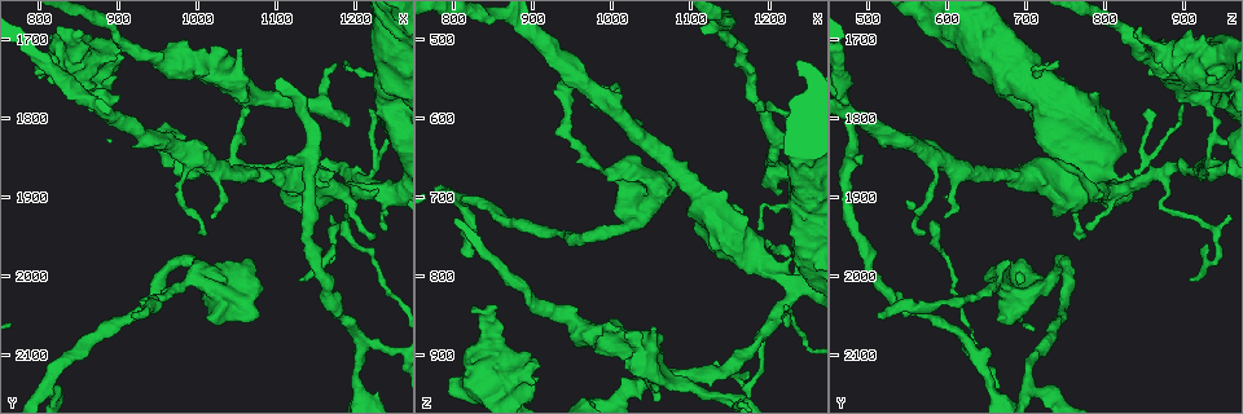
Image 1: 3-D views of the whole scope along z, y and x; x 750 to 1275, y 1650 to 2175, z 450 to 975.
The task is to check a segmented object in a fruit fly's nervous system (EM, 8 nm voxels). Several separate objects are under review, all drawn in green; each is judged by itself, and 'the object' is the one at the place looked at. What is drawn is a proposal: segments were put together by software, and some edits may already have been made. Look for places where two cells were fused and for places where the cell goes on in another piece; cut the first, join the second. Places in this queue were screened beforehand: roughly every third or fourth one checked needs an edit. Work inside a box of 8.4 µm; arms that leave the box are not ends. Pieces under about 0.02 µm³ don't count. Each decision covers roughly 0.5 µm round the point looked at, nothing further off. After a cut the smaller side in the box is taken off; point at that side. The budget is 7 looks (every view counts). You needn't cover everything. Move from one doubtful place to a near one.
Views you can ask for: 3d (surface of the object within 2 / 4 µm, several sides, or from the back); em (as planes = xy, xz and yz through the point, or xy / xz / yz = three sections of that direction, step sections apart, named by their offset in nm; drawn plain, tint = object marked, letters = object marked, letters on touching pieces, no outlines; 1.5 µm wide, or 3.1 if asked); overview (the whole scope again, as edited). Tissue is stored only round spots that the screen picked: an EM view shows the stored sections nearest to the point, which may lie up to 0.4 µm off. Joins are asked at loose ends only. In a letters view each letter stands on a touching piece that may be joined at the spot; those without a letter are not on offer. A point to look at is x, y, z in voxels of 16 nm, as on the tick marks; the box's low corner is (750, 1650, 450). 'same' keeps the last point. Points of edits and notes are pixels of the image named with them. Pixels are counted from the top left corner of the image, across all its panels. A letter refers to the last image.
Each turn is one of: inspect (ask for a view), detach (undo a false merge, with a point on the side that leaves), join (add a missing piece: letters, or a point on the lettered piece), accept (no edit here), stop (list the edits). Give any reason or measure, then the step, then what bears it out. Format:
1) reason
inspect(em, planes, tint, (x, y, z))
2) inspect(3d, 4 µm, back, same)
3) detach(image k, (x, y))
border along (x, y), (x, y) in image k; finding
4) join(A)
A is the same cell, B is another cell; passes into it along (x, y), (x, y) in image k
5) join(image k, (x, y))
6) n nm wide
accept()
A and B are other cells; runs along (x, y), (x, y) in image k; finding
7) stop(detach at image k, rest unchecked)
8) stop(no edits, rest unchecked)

thick turns thin
inspect(3d, 4 µm, (1060, 1780, 930))

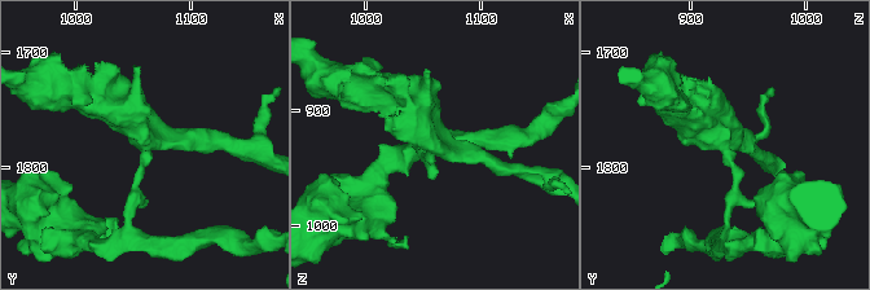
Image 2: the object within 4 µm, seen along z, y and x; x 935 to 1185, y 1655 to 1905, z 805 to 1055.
3 arms
inspect(em, yz, step 8, tint, (1060, 1776, 930))

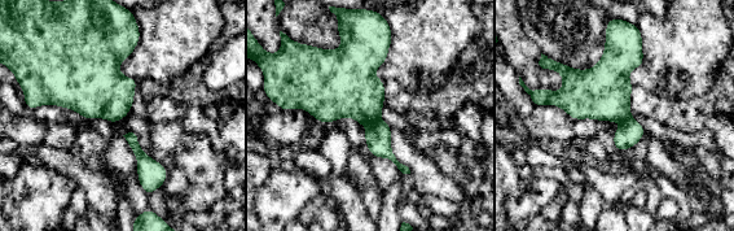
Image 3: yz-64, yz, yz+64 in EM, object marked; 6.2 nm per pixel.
inspect(em, planes, letters, same)

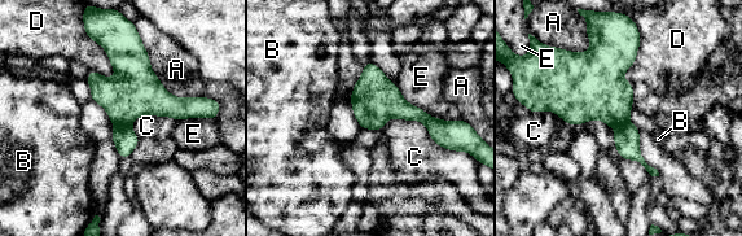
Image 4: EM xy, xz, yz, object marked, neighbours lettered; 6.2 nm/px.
A touches over 550 nm
detach(image 4, (136, 91))
A, B, C, D and E are other cells; border along (115, 125), (130, 126) in image 4; a second cell is stuck on

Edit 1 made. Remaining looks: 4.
redraw
inspect(overview)

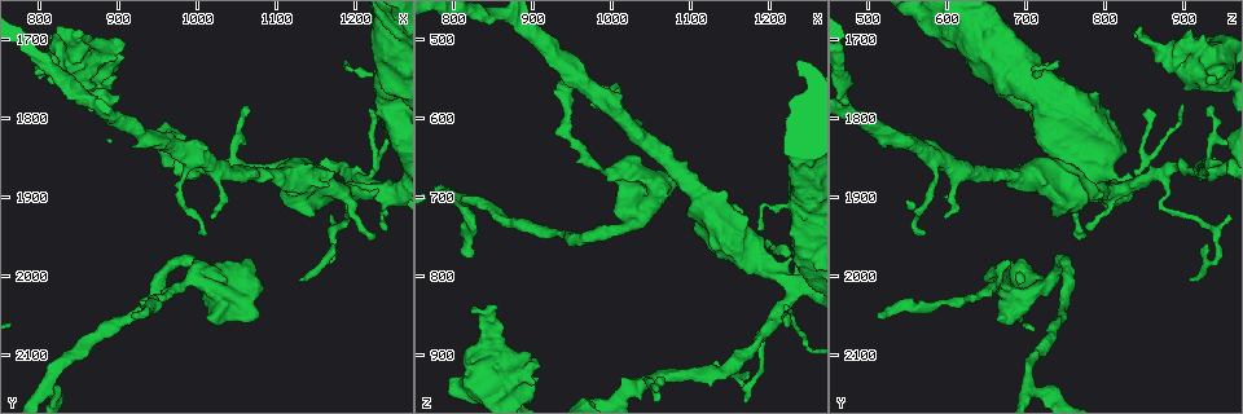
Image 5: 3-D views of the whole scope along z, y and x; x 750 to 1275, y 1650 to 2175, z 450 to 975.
an open end
inspect(em, planes, letters, (1235, 1945, 775))

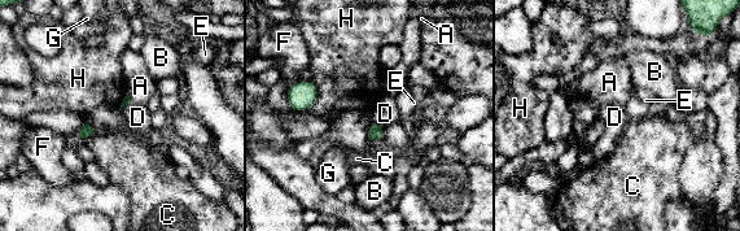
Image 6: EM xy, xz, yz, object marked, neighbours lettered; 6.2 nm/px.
H touches over 220 nm
accept()
A, B, C, D, E, F, G and H are other cells; none of them fits

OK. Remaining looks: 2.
stop(detach at image 4, rest unchecked)

